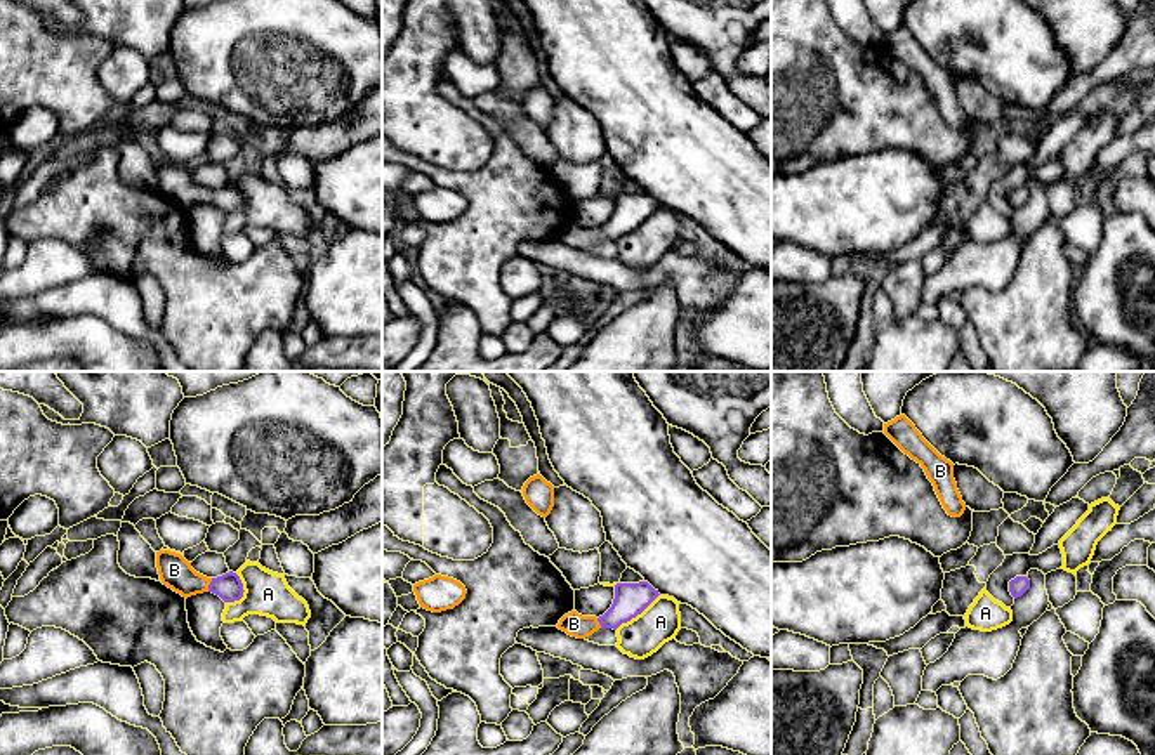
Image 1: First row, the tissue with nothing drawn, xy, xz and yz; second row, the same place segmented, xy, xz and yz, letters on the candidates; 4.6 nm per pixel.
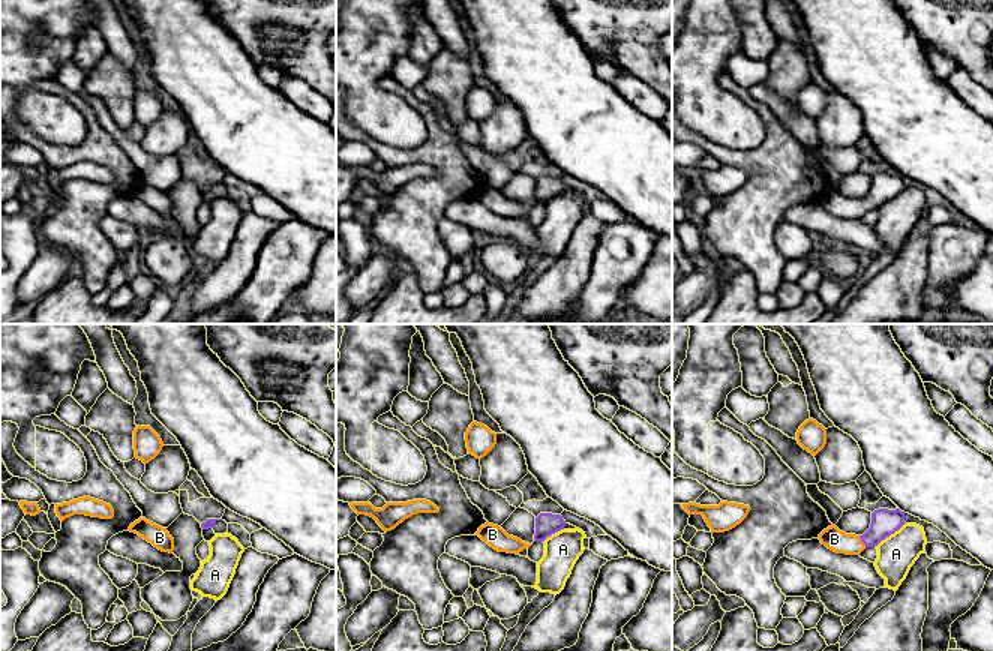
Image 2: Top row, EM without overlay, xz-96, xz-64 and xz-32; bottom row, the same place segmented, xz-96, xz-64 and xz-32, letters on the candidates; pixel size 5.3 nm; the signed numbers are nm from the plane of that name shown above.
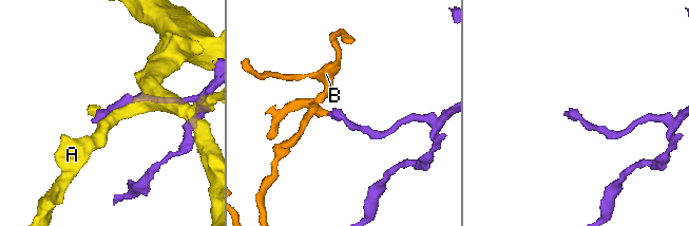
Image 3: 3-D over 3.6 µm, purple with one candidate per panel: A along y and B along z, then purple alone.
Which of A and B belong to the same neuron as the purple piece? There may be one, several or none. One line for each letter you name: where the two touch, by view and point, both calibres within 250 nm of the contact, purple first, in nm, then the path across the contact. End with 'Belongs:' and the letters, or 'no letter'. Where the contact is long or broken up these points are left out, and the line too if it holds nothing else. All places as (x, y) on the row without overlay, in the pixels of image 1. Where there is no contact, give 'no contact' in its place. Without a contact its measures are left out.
B: xy (209, 196) | 120/150 nm | across xy (228, 198), (209, 196), (190, 195), (174, 181)
Belongs: B

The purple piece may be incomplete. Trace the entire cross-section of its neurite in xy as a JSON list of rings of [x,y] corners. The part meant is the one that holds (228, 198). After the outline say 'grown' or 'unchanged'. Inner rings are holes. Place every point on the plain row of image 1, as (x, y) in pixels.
[[[170,161],[156,163],[156,179],[163,196],[181,205],[182,208],[191,208],[203,203],[212,203],[219,207],[224,213],[234,213],[243,208],[243,194],[240,187],[233,182],[207,189],[196,184],[181,165]]]; grown

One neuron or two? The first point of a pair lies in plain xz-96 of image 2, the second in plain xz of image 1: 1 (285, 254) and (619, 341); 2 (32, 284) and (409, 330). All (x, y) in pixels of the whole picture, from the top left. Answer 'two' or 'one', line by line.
1: two
2: one

